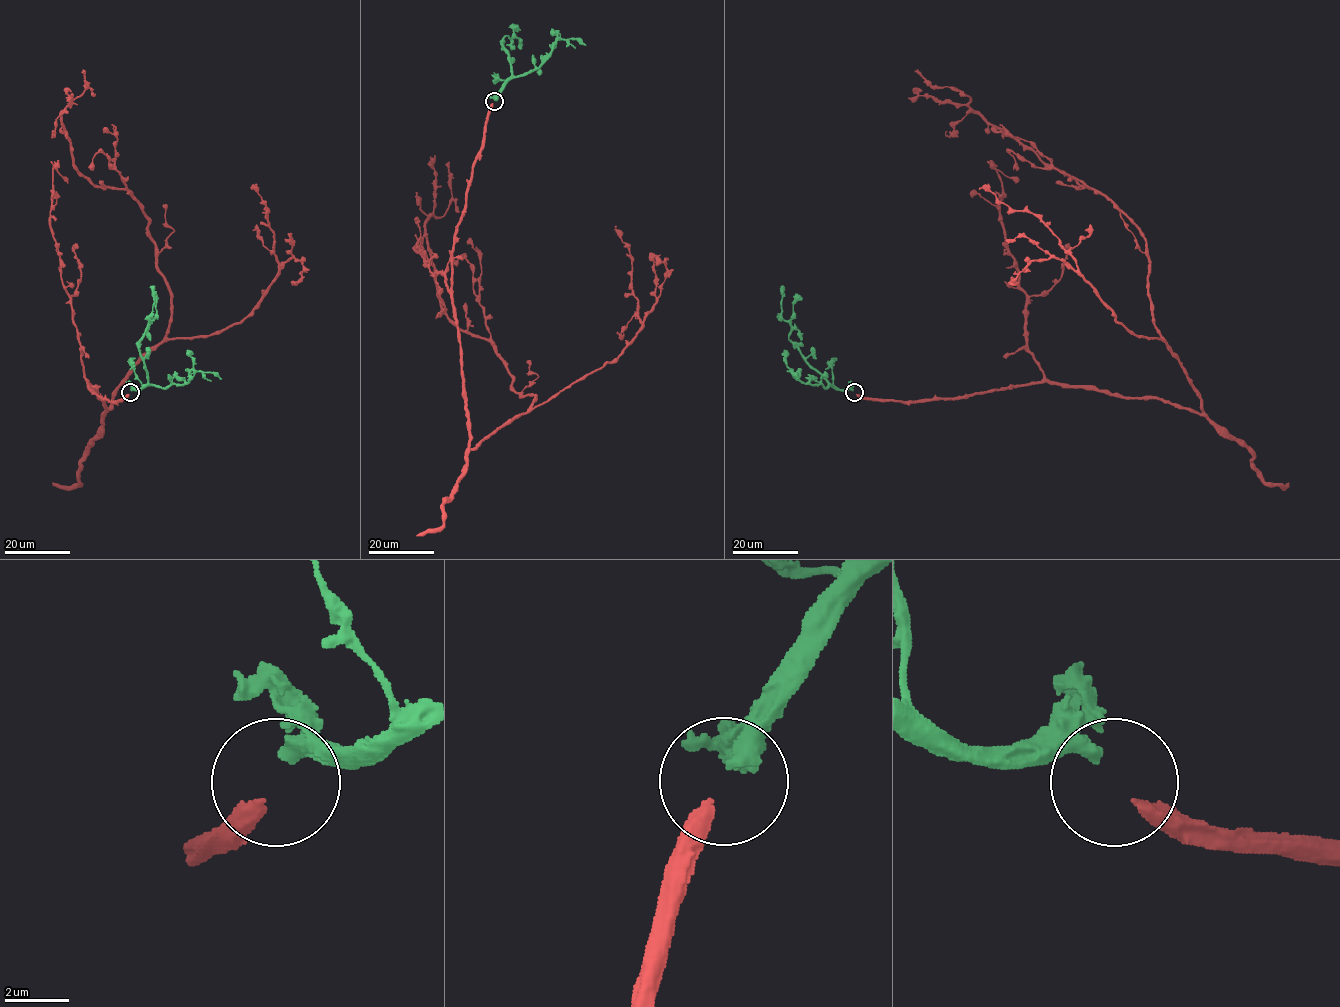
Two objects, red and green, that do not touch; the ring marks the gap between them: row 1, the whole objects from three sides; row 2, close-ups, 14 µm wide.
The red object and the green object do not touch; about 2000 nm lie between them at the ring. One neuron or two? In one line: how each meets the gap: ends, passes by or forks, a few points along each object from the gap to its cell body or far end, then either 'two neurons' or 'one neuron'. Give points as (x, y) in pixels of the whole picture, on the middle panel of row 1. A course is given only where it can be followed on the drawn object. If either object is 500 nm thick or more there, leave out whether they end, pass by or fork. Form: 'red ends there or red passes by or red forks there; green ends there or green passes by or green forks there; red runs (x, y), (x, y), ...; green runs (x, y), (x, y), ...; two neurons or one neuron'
red ends there; green ends there; red runs (493, 103), (452, 253), (474, 449), (535, 397), (440, 301), (425, 223), (450, 205), (449, 162); green runs (495, 100), (512, 75), (503, 39), (506, 35), (510, 38), (514, 29), (517, 29), (514, 30); one neuron

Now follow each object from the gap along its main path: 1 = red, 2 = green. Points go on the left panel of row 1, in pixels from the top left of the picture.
1: (129, 394), (88, 381), (104, 413), (171, 298), (143, 207), (76, 168), (61, 112), (85, 71)
2: (131, 390), (140, 390), (148, 381), (139, 342), (152, 311), (153, 293), (150, 285)

